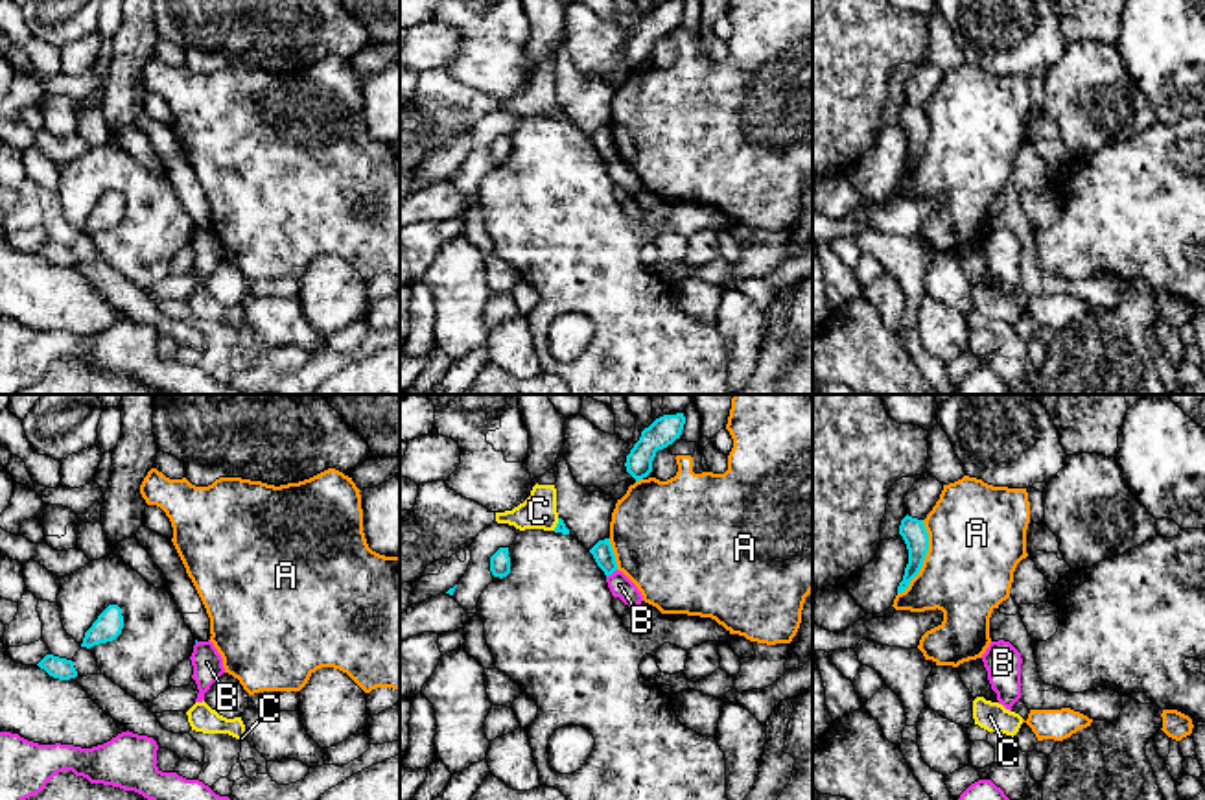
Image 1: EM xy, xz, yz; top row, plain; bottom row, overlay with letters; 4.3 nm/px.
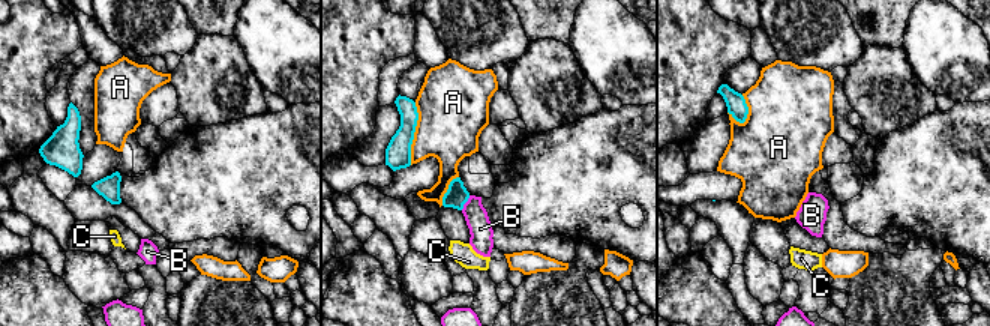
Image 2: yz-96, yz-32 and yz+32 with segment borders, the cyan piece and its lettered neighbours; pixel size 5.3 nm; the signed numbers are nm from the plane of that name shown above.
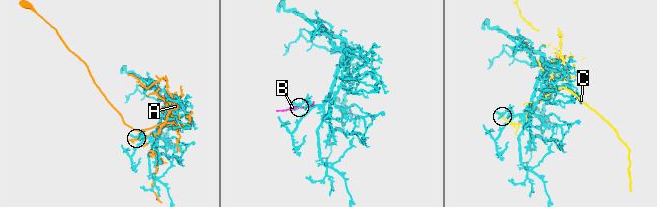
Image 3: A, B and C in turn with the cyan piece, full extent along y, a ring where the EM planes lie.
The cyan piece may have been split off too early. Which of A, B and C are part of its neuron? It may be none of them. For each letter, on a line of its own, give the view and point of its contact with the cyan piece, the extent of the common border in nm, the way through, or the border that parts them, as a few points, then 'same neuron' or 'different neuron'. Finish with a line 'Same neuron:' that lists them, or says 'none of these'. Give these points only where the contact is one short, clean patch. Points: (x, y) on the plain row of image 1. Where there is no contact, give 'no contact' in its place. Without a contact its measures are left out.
A: yz (924, 146) | 340 nm | different neuron
B: xz (610, 161) | 60 nm | different neuron
C: xz (557, 111) | 60 nm | different neuron
Same neuron: none of these

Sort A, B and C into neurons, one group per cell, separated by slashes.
A / B / C

